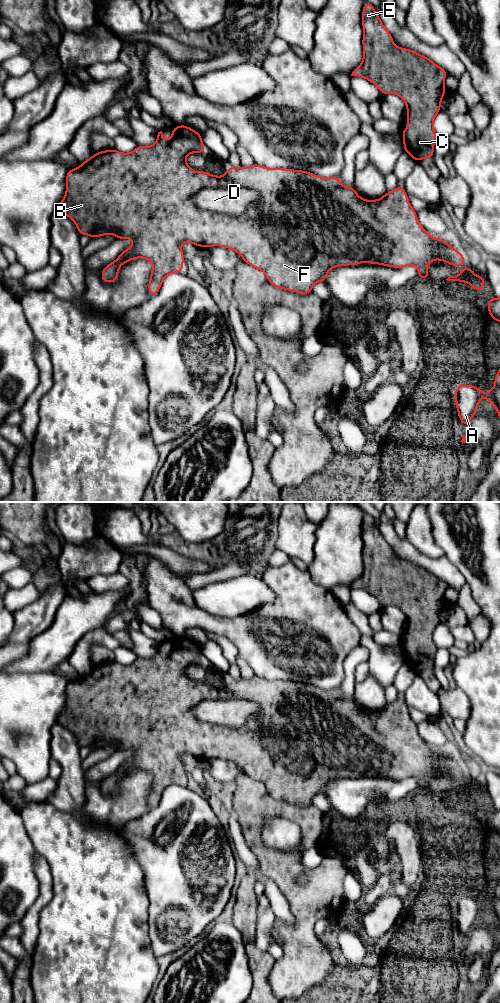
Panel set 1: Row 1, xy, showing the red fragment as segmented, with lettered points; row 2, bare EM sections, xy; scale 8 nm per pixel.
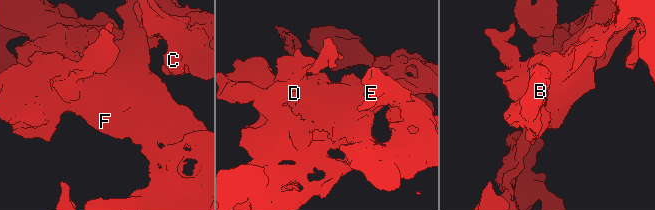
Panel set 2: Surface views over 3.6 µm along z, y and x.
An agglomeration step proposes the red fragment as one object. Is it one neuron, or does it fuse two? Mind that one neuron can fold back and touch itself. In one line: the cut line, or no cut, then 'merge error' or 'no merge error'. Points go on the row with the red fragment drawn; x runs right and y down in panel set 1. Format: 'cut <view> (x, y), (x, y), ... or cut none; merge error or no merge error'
cut xy (261, 198), (246, 188), (206, 187), (192, 202); merge error

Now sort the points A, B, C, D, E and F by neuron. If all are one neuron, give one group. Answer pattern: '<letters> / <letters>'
A B C E F / D

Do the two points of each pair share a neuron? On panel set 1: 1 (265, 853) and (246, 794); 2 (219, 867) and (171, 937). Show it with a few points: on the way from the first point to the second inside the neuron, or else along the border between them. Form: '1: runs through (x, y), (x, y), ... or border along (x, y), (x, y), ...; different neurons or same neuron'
1: runs through (252, 838), (251, 809); same neuron
2: runs through (203, 886), (202, 910), (190, 923); same neuron

